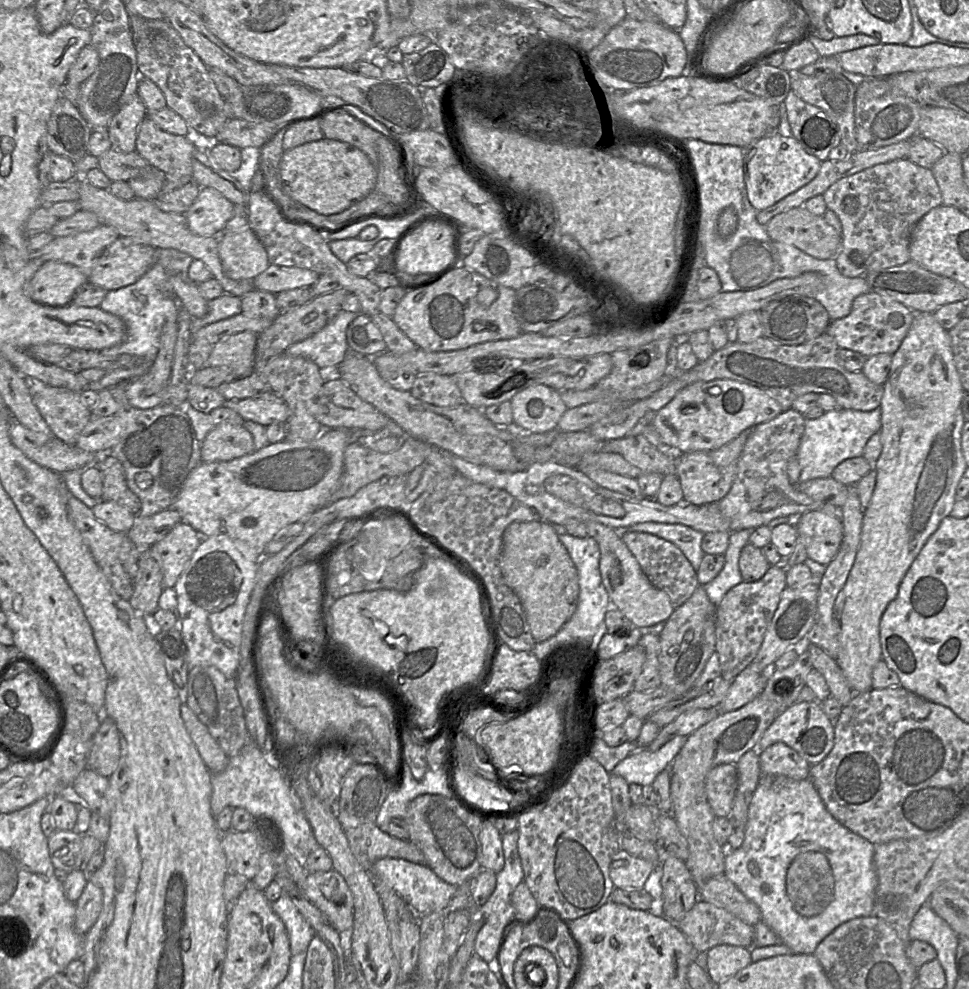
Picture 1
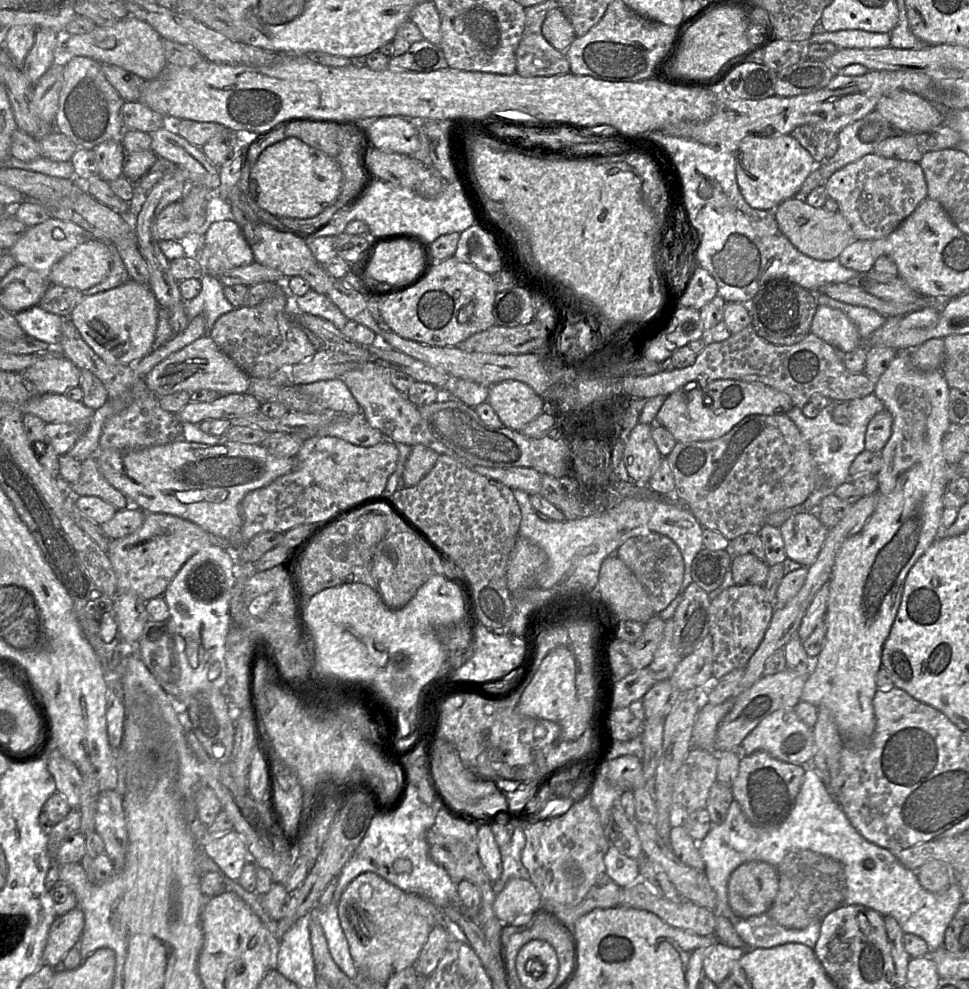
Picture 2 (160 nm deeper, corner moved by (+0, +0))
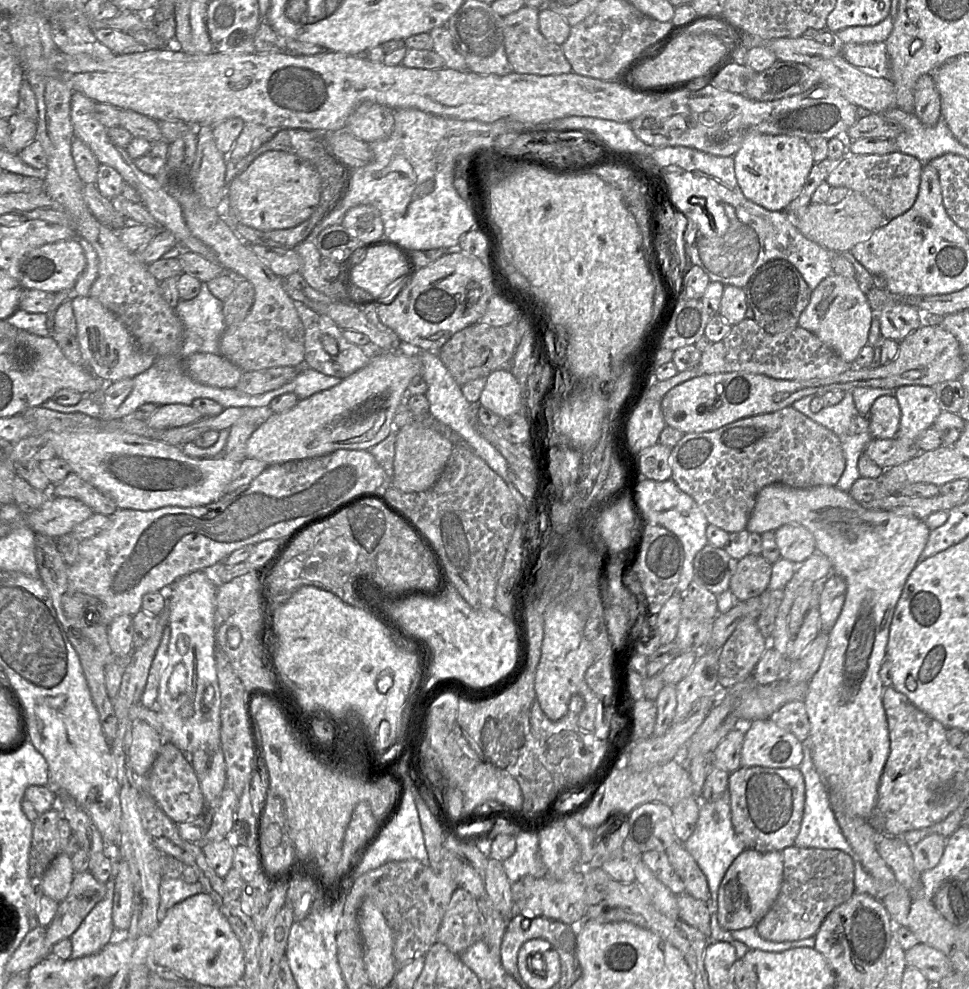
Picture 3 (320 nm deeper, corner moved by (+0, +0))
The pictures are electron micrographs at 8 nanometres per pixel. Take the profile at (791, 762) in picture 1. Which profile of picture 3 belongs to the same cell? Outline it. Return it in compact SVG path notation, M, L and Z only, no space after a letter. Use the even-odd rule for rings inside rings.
M741 766L730 774L731 821L737 838L746 848L780 851L794 845L805 805L805 782L798 767Z

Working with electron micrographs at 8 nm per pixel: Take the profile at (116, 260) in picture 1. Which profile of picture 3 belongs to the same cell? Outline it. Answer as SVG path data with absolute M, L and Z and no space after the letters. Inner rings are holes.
M76 238L47 243L30 250L21 260L16 279L25 290L37 289L51 293L74 288L86 266L86 258Z

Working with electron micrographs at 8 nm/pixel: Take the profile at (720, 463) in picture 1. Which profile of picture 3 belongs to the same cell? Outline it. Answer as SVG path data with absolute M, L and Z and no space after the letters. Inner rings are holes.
M788 406L775 412L739 419L717 430L684 434L671 450L670 464L671 479L695 500L708 523L733 533L746 529L756 496L763 487L773 483L799 489L837 486L846 461L841 441L835 433Z

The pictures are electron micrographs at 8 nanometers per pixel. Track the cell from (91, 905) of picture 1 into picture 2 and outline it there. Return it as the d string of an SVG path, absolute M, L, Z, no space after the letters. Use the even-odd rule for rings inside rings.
M79 907L57 916L49 929L42 956L43 965L61 968L66 953L78 946L83 927L84 913Z

